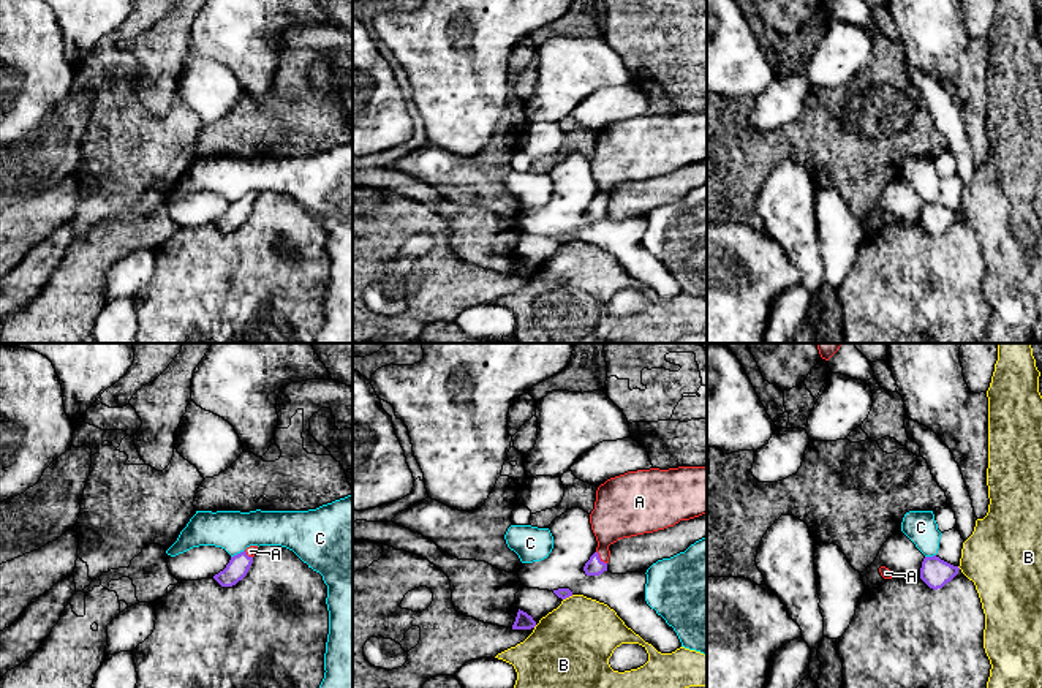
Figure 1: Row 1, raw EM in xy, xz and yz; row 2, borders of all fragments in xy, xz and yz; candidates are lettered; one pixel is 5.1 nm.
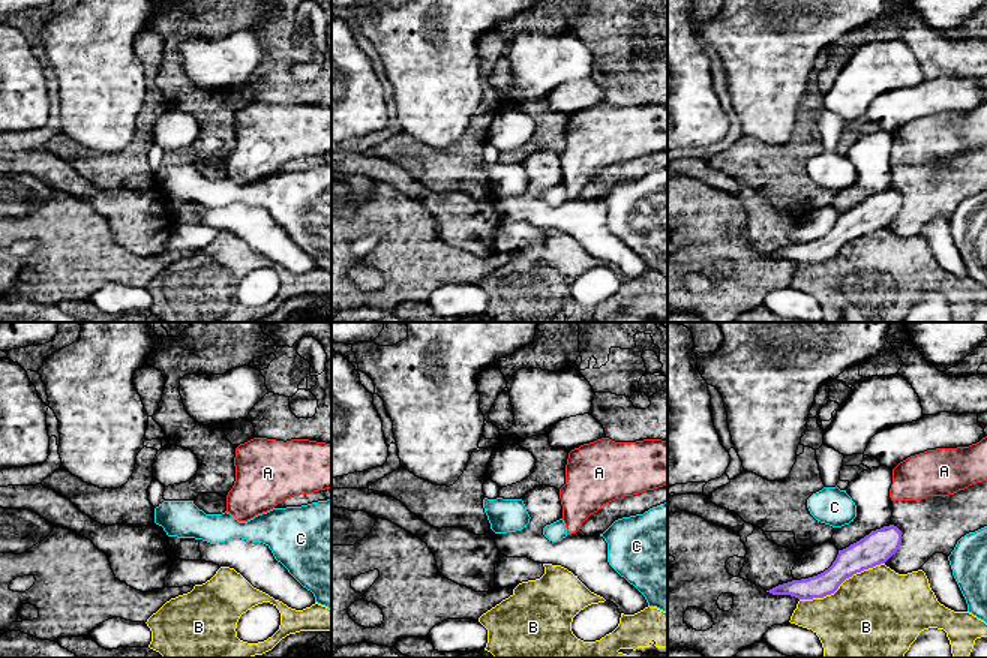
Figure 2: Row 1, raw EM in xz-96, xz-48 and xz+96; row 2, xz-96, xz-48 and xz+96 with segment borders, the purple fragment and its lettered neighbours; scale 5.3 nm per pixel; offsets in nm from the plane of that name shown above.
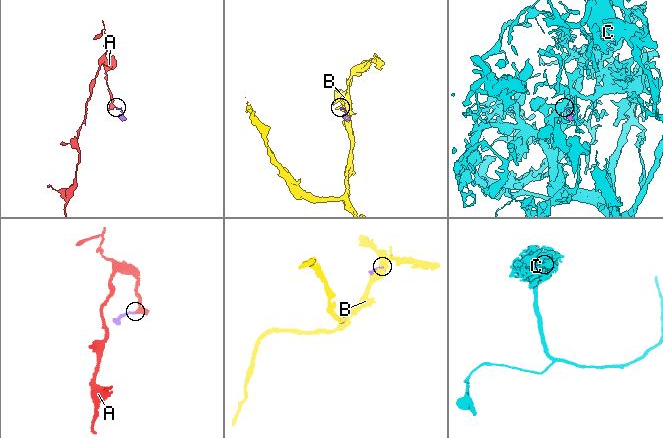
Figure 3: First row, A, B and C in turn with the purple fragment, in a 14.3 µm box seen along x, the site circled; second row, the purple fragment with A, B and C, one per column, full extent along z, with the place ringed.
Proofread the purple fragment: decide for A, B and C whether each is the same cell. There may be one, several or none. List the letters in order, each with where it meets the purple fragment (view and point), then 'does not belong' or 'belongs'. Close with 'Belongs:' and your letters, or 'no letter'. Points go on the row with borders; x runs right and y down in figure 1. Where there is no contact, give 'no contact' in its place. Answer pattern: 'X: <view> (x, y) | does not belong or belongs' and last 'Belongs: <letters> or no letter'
A: xz (598, 557) | belongs
B: xz (568, 597) | does not belong
C: xy (237, 554) | does not belong
Belongs: A

